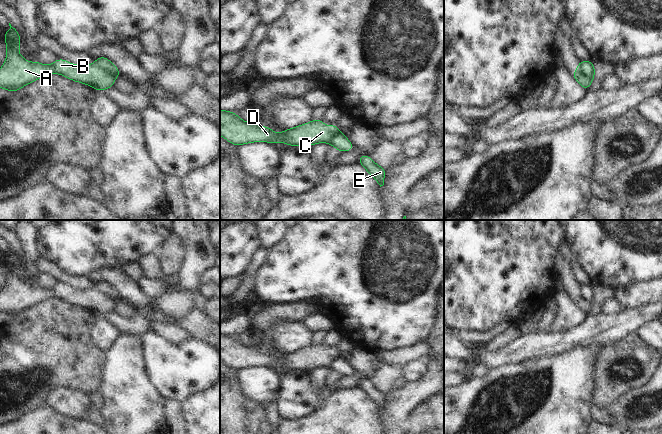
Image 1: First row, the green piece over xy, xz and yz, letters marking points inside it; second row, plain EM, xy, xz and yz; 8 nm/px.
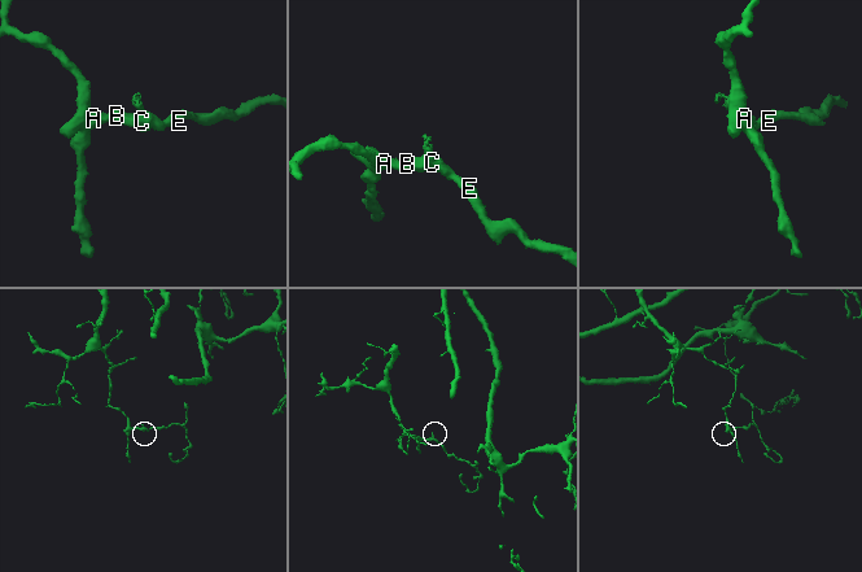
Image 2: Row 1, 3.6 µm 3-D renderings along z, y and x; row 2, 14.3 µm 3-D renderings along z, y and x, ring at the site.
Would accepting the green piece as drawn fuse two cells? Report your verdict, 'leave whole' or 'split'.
split

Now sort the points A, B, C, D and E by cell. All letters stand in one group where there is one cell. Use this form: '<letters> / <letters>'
A B C D / E

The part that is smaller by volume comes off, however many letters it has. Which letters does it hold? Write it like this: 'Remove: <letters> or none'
Remove: E

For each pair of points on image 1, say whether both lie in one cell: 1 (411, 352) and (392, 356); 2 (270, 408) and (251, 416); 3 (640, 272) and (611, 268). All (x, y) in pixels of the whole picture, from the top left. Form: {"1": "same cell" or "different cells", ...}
{"1": "same cell", "2": "different cells", "3": "same cell"}

